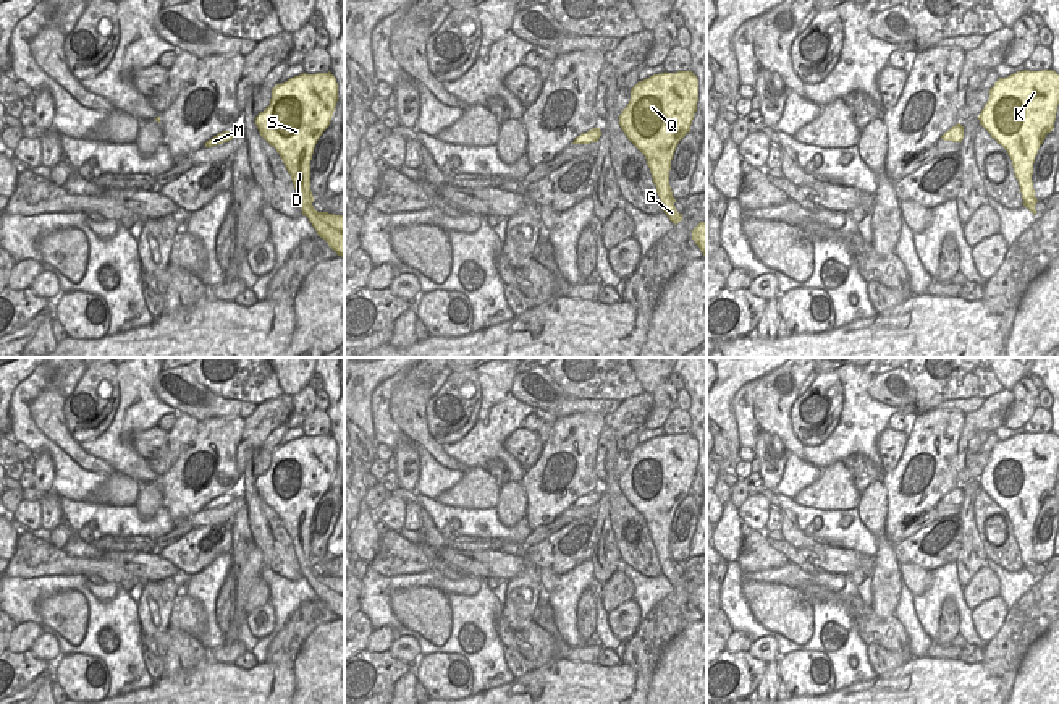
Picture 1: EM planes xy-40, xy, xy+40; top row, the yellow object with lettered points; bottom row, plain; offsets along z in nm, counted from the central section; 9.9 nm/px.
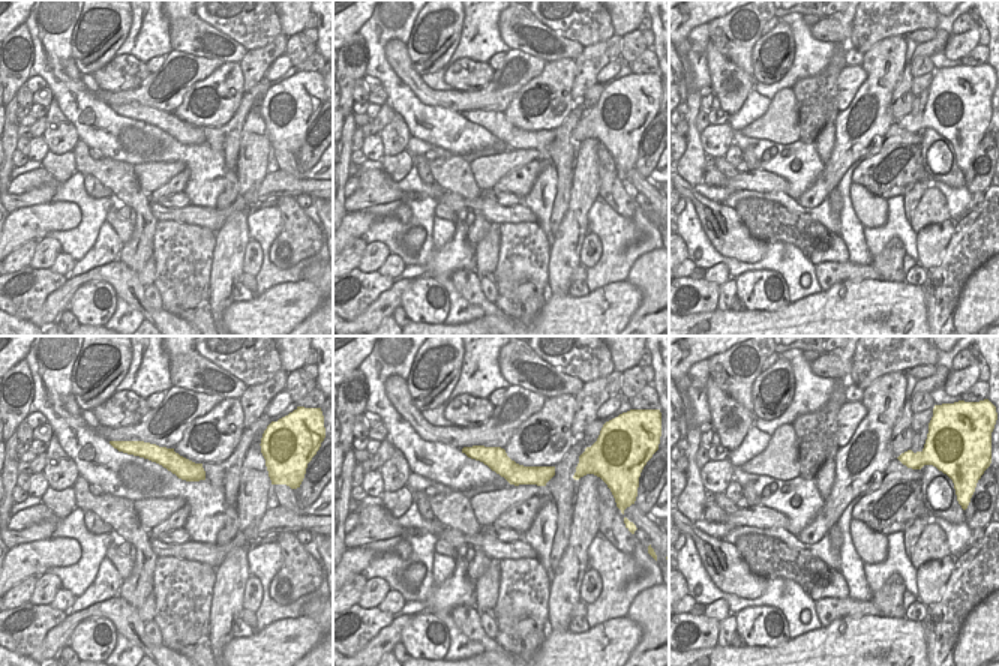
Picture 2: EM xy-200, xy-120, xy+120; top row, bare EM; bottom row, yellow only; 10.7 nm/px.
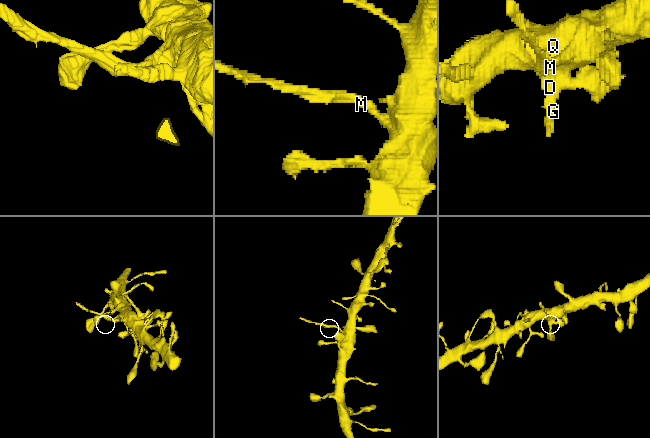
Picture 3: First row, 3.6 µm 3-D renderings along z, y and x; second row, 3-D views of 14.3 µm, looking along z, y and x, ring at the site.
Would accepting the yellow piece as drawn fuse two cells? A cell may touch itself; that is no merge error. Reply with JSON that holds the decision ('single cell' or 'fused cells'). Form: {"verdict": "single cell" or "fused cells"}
{"verdict": "fused cells"}

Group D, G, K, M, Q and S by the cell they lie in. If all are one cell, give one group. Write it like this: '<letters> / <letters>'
D G K Q S / M

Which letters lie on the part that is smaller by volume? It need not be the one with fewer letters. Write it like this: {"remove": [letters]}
{"remove": ["M"]}

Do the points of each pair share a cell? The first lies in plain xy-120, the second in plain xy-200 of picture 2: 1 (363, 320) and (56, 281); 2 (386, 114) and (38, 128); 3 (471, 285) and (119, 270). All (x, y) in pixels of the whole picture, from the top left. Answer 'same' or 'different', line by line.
1: different
2: same
3: same

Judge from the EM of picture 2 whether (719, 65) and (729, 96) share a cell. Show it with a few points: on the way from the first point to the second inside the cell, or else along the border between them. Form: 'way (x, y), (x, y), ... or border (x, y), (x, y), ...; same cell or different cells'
way (720, 72), (720, 84), (725, 89); same cell

